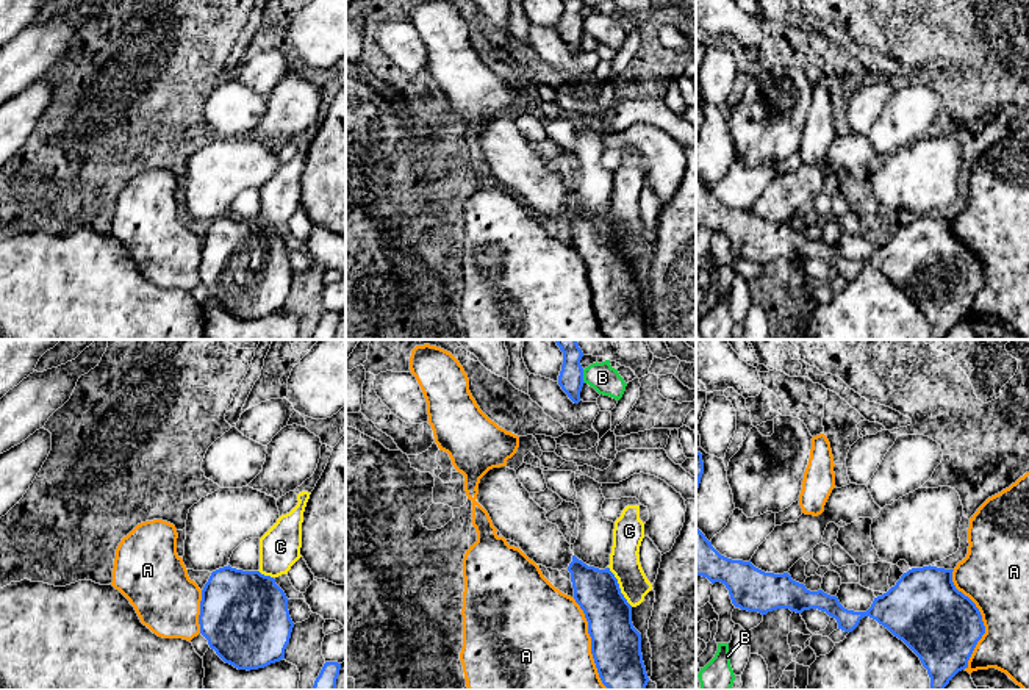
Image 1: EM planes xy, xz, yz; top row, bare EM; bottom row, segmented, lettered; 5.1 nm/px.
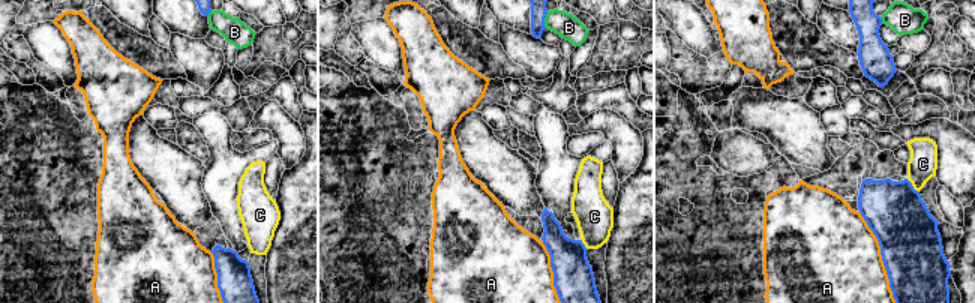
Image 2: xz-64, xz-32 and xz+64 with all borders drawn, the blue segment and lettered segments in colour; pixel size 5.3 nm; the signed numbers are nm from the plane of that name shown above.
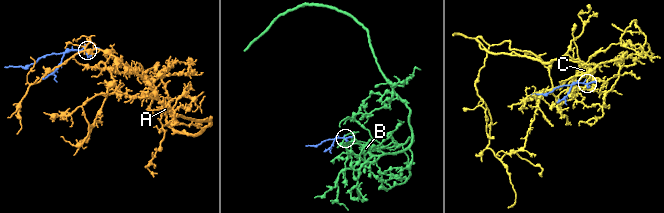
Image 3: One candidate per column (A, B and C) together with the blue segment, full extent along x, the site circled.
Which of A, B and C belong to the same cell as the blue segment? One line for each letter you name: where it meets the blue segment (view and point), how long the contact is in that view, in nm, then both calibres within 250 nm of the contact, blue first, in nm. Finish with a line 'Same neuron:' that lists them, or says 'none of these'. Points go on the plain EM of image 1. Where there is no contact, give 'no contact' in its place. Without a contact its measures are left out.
Same neuron: none of these

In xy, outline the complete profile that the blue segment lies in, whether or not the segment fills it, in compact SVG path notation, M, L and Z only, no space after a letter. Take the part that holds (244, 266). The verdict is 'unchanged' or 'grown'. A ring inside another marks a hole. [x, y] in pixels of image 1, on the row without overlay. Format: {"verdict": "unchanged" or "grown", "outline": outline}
{"verdict": "unchanged", "outline": "M228 216L211 222L202 239L200 283L238 319L258 319L285 308L294 272L275 228Z"}

